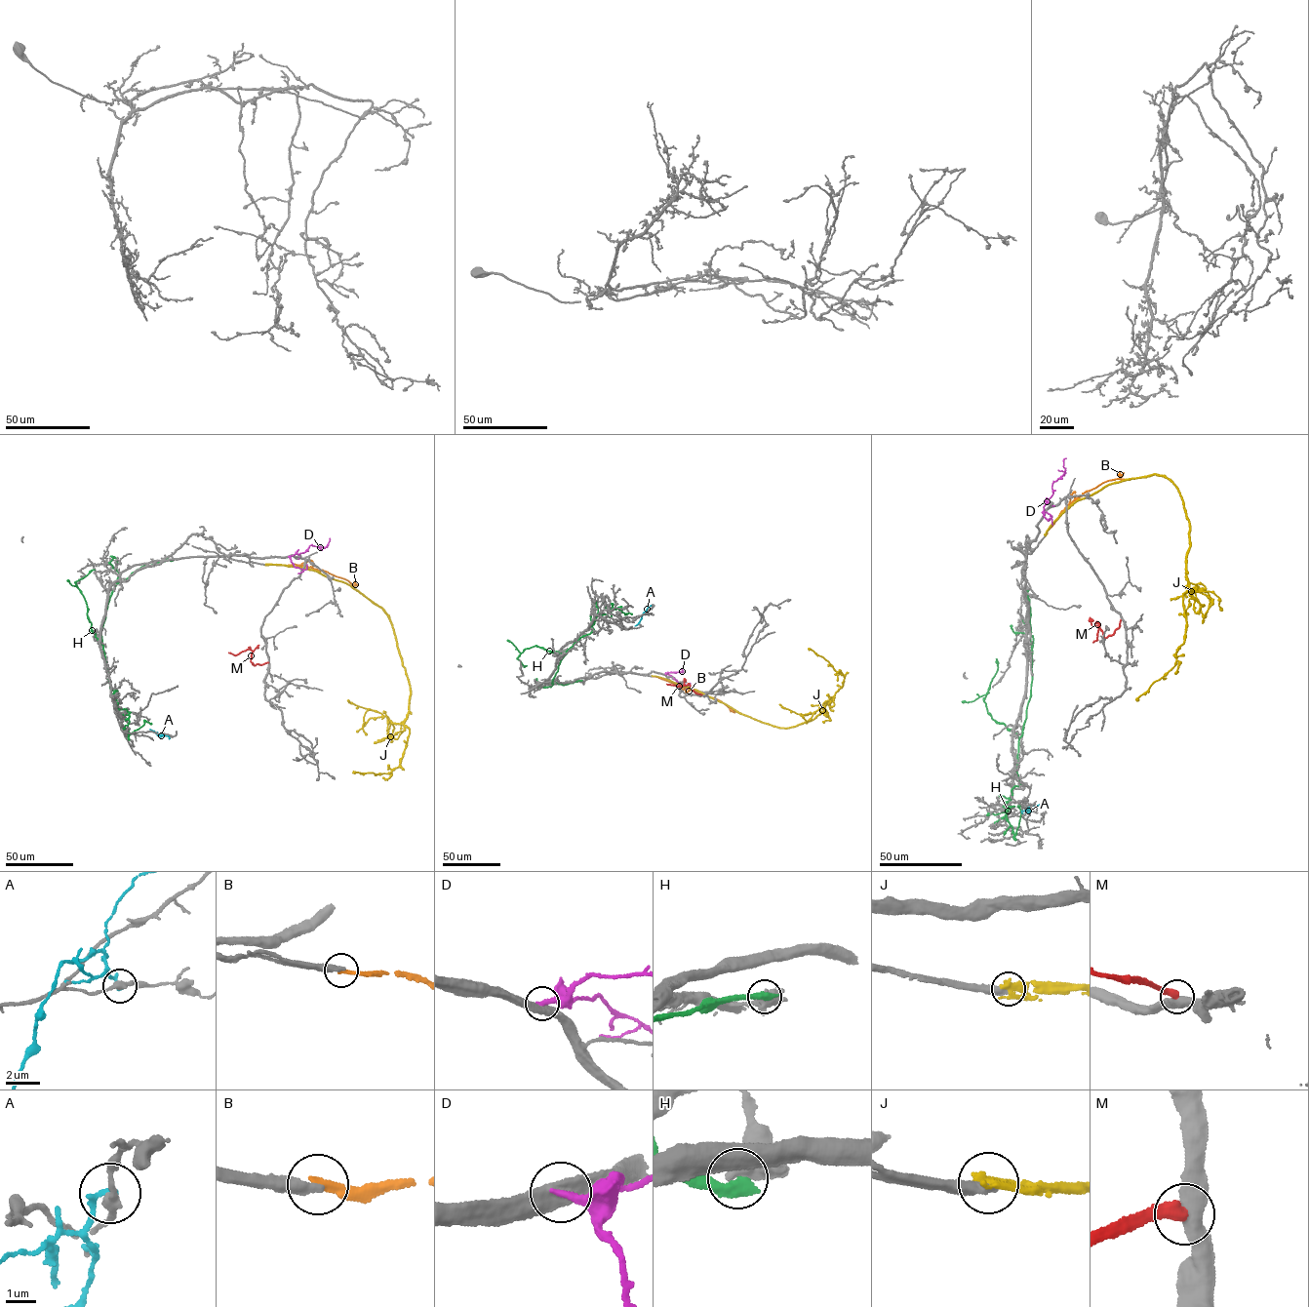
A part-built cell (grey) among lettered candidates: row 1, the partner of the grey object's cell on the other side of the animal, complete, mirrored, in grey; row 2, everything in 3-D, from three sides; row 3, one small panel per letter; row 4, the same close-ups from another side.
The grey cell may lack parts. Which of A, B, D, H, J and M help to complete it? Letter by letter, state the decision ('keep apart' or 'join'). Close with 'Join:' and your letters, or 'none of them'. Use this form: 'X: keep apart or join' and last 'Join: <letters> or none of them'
A: keep apart
B: join
D: keep apart
H: keep apart
J: keep apart
M: keep apart
Join: B

